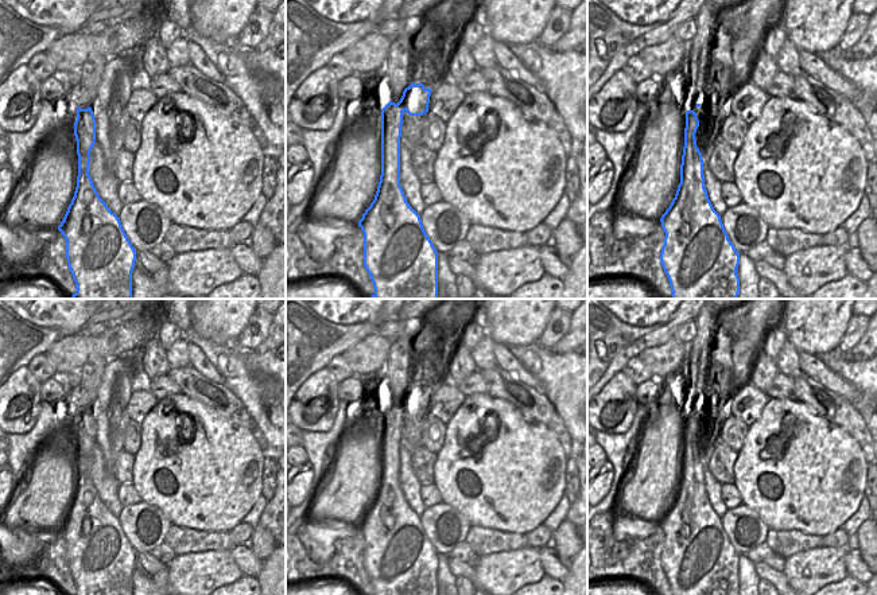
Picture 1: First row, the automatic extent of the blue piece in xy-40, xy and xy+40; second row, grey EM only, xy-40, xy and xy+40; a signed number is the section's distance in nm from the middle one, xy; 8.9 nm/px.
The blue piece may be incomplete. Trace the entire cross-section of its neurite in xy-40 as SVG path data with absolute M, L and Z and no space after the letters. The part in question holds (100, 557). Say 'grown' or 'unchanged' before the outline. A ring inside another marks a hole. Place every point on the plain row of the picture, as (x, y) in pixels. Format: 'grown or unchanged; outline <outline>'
grown; outline M90 354L79 370L79 385L70 392L78 407L74 424L78 478L74 498L58 532L66 541L75 595L132 595L136 552L89 477L90 452L96 444L96 420L90 408L106 363L106 358Z

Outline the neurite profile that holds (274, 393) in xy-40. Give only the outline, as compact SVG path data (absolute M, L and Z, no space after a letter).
M255 373L255 380L263 389L265 411L271 423L286 432L286 389L269 374Z

